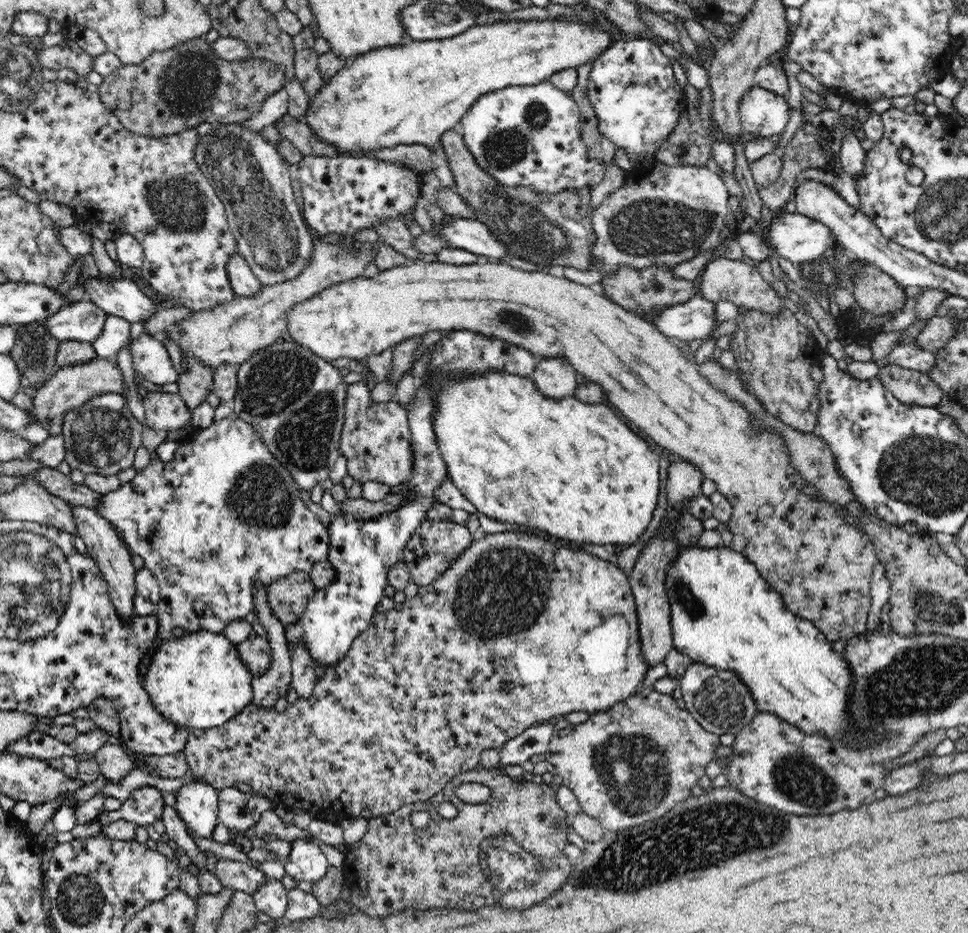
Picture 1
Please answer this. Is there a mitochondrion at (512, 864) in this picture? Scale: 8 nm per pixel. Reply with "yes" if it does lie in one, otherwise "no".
yes

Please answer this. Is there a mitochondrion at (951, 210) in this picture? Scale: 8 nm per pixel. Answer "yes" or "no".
yes

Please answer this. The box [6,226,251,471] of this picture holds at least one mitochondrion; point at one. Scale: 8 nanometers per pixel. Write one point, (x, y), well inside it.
(35, 353)

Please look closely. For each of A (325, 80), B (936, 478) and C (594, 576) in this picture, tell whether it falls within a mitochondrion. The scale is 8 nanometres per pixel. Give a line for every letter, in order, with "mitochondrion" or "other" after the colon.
A: other
B: mitochondrion
C: other

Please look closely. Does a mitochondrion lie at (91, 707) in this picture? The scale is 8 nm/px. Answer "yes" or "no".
no

